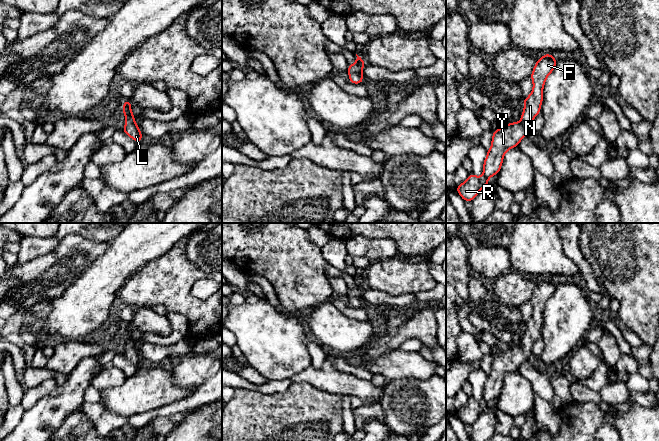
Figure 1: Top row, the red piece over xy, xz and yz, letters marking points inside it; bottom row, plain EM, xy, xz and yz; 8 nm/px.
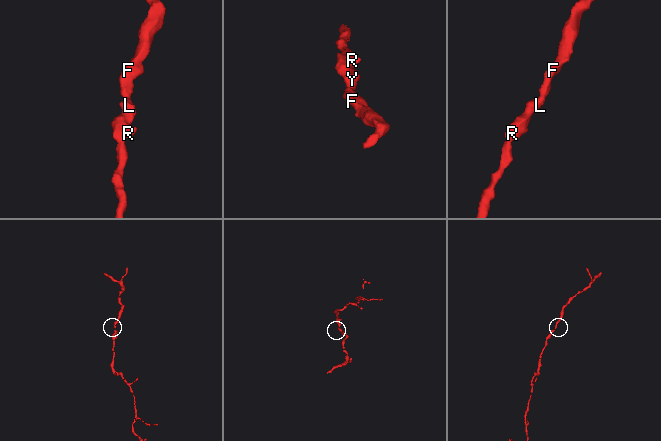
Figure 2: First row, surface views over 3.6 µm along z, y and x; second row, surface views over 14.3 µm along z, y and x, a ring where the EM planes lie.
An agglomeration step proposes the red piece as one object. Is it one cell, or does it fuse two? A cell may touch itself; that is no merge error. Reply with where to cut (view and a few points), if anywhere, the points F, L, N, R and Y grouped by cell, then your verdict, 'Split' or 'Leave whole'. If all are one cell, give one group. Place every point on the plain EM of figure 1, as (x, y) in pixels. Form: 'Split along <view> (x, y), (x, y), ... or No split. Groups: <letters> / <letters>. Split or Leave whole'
No split. Groups: F L N R Y. Leave whole

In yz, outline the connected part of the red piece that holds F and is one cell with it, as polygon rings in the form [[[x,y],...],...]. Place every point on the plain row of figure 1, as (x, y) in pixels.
[[[544,278],[536,287],[530,300],[533,306],[531,318],[524,323],[524,335],[519,346],[502,349],[493,356],[491,372],[483,387],[483,399],[478,401],[470,397],[467,404],[456,411],[464,425],[473,425],[479,415],[488,409],[488,404],[497,399],[503,388],[505,377],[517,371],[528,359],[534,342],[540,337],[543,325],[543,311],[547,301],[556,291],[557,284],[552,278]]]

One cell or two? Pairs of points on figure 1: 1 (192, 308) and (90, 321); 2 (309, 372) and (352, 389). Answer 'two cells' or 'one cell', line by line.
1: two cells
2: one cell

